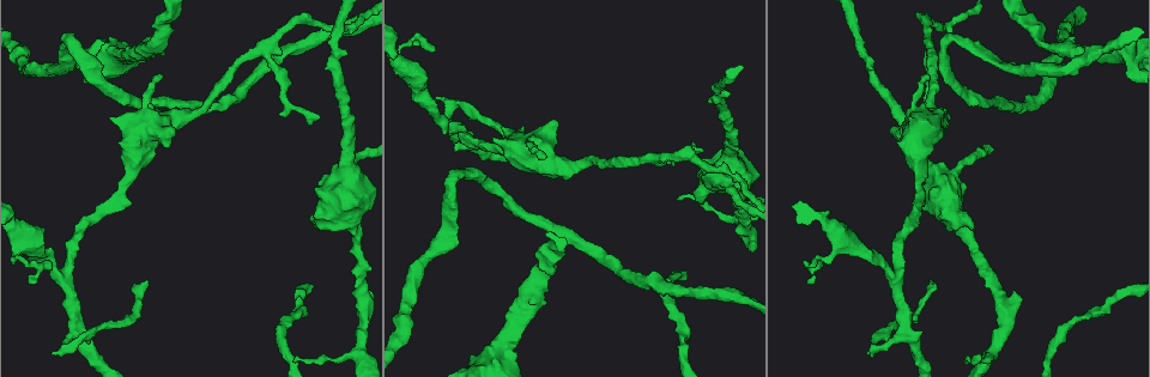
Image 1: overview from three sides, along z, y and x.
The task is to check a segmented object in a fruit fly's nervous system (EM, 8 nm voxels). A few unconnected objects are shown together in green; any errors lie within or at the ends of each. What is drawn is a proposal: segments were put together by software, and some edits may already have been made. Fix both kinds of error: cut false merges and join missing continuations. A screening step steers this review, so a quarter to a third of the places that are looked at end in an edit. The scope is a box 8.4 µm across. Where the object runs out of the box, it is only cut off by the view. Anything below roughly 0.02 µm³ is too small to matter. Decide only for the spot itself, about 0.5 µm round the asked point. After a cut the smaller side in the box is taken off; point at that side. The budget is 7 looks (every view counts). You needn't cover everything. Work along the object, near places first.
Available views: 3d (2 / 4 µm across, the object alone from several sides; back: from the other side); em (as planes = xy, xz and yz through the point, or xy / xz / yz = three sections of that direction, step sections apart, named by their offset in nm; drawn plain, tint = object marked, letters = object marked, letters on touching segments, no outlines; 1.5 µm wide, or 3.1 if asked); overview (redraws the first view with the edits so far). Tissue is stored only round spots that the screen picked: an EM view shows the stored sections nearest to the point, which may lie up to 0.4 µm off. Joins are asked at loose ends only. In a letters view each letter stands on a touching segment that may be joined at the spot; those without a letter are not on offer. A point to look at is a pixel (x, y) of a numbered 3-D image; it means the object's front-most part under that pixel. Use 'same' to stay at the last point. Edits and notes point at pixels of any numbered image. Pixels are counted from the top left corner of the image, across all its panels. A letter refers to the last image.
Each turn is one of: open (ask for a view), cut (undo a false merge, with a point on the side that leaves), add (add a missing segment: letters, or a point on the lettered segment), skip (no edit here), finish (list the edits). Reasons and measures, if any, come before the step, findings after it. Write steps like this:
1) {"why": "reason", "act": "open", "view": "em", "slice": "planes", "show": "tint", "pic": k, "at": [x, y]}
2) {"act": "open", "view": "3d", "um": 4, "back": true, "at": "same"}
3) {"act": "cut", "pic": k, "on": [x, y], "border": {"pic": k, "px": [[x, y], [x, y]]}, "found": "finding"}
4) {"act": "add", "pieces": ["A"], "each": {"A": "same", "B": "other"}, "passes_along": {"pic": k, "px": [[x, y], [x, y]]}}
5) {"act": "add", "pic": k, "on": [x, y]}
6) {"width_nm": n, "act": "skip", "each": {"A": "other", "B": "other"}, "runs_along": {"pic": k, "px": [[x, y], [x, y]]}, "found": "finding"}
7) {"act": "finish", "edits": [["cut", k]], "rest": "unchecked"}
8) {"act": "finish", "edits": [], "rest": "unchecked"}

{"why": "calibre changes", "act": "open", "view": "3d", "um": 4, "pic": 1, "at": [729, 180]}

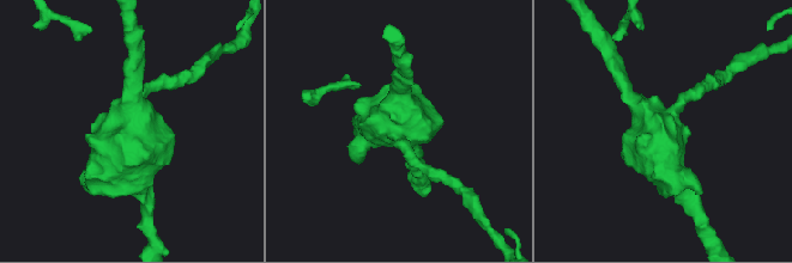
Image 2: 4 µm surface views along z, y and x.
{"act": "open", "view": "em", "um": 3.1, "slice": "planes", "show": "letters", "pic": 2, "at": [397, 129]}

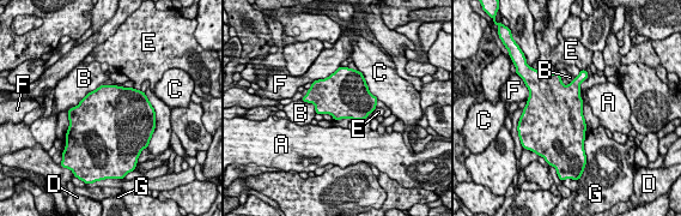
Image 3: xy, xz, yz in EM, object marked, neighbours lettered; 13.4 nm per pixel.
{"act": "skip", "each": {"A": "other", "B": "other", "C": "other", "D": "other", "E": "other", "F": "other", "G": "other"}, "border": {"pic": 3, "px": [[583, 103], [583, 118], [587, 127]]}, "found": "one neuron here"}

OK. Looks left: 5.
{"why": "abrupt turn", "act": "open", "view": "3d", "um": 2, "pic": 1, "at": [68, 39]}

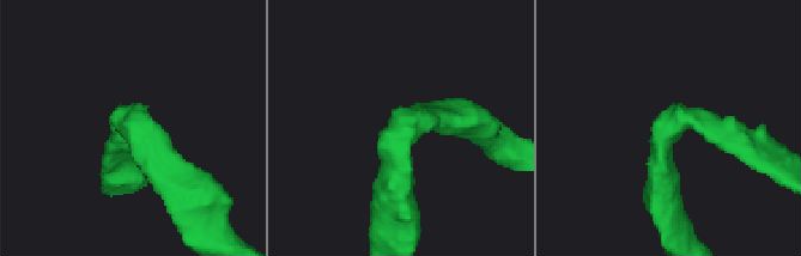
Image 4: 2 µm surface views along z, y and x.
{"arm_widths_nm": [200, 260], "why": "now the EM", "act": "open", "view": "em", "slice": "planes", "show": "letters", "pic": 4, "at": [680, 121]}

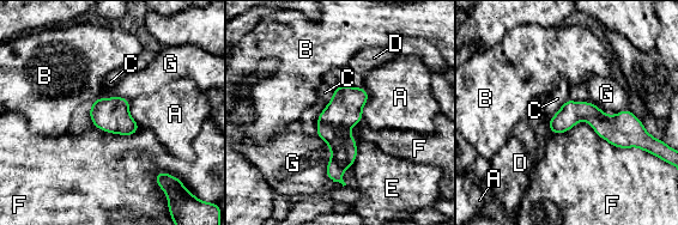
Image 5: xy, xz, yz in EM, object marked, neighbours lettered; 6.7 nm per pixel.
{"act": "skip", "each": {"A": "other", "B": "other", "C": "other", "D": "other", "E": "other", "F": "other", "G": "other"}, "runs_along": {"pic": 5, "px": [[345, 87], [336, 178]]}, "found": "all the same neuron"}

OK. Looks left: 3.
{"why": "side arm on a straight run", "act": "open", "view": "em", "slice": "planes", "show": "plain", "pic": 1, "at": [905, 330]}

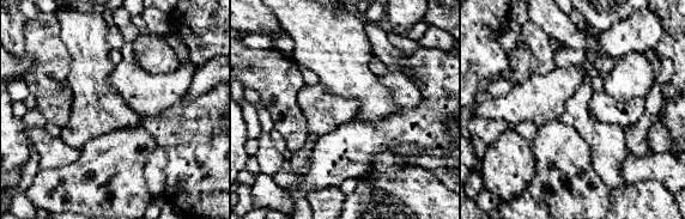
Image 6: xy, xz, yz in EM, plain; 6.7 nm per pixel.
{"why": "what lies round it", "act": "open", "view": "em", "slice": "planes", "show": "letters", "at": "same"}

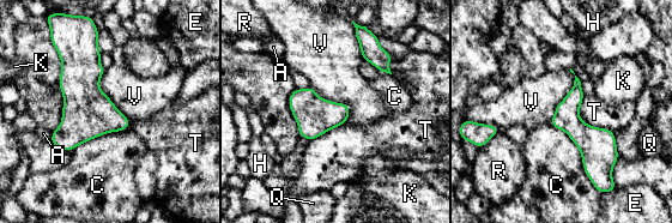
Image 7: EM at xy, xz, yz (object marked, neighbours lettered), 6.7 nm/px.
{"width_nm": 180, "act": "skip", "each": {"A": "other", "C": "other", "E": "other", "H": "other", "K": "other", "Q": "other", "R": "other", "T": "other", "V": "other"}, "border": {"pic": 7, "px": [[310, 84], [345, 102], [347, 120]]}, "found": "one neuron here"}

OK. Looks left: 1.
{"act": "finish", "edits": [], "rest": "unchecked"}

